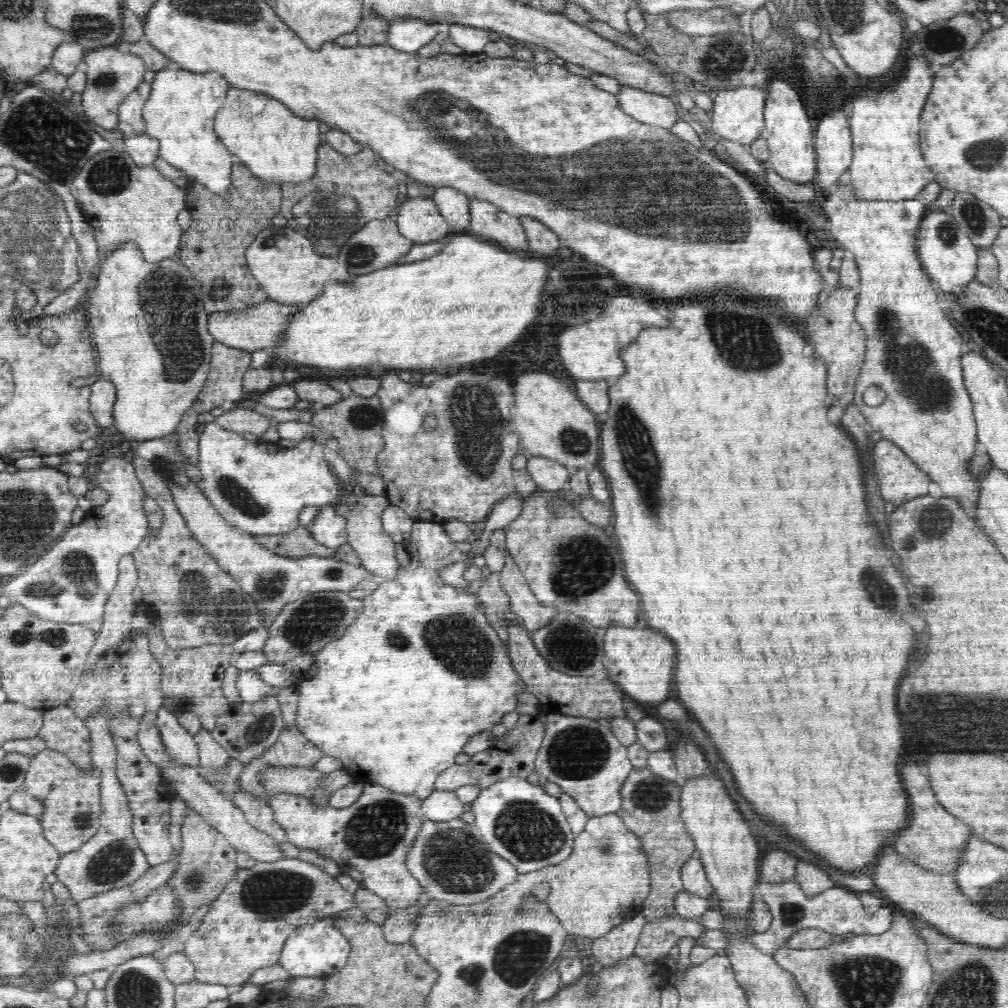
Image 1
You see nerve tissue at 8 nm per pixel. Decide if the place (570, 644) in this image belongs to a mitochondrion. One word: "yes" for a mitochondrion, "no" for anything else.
yes

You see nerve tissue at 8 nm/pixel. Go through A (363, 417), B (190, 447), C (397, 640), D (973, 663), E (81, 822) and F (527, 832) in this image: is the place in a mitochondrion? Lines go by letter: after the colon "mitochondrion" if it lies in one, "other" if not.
A: mitochondrion
B: other
C: mitochondrion
D: other
E: mitochondrion
F: mitochondrion

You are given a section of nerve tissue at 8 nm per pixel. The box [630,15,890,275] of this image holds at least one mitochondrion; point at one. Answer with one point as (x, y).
(723, 56)

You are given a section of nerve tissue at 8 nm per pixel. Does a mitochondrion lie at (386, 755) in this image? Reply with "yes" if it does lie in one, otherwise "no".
no

